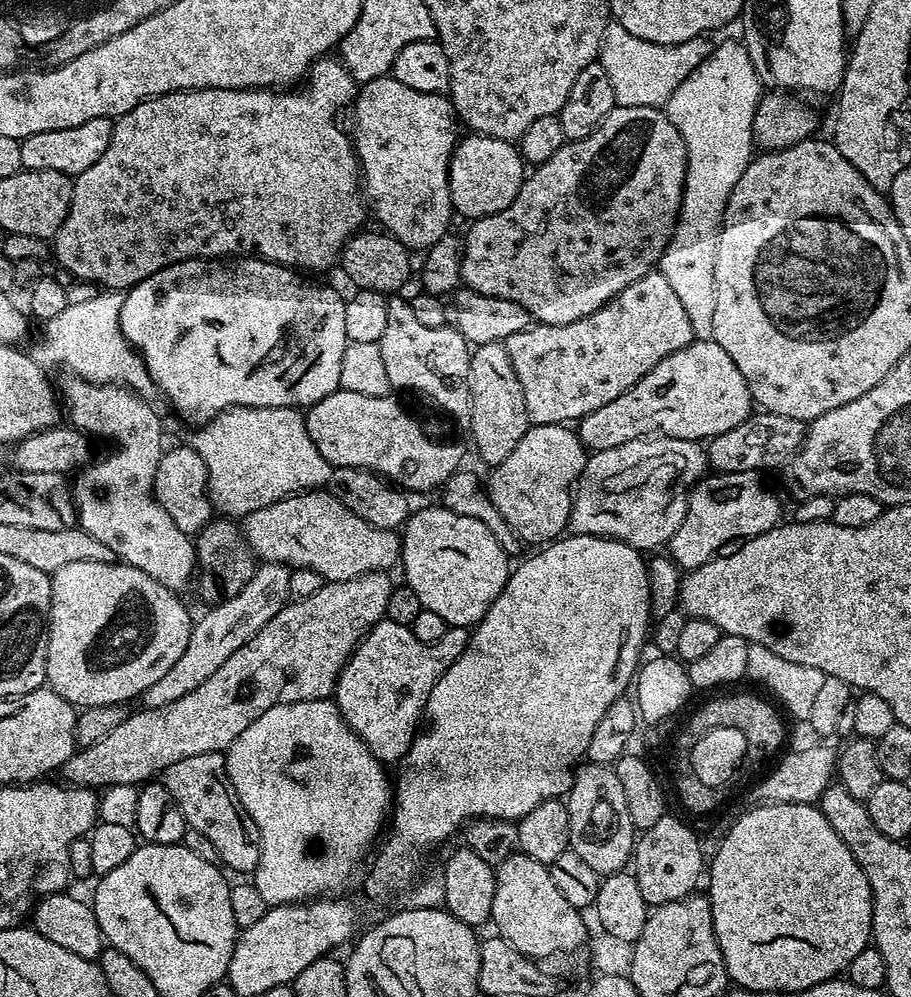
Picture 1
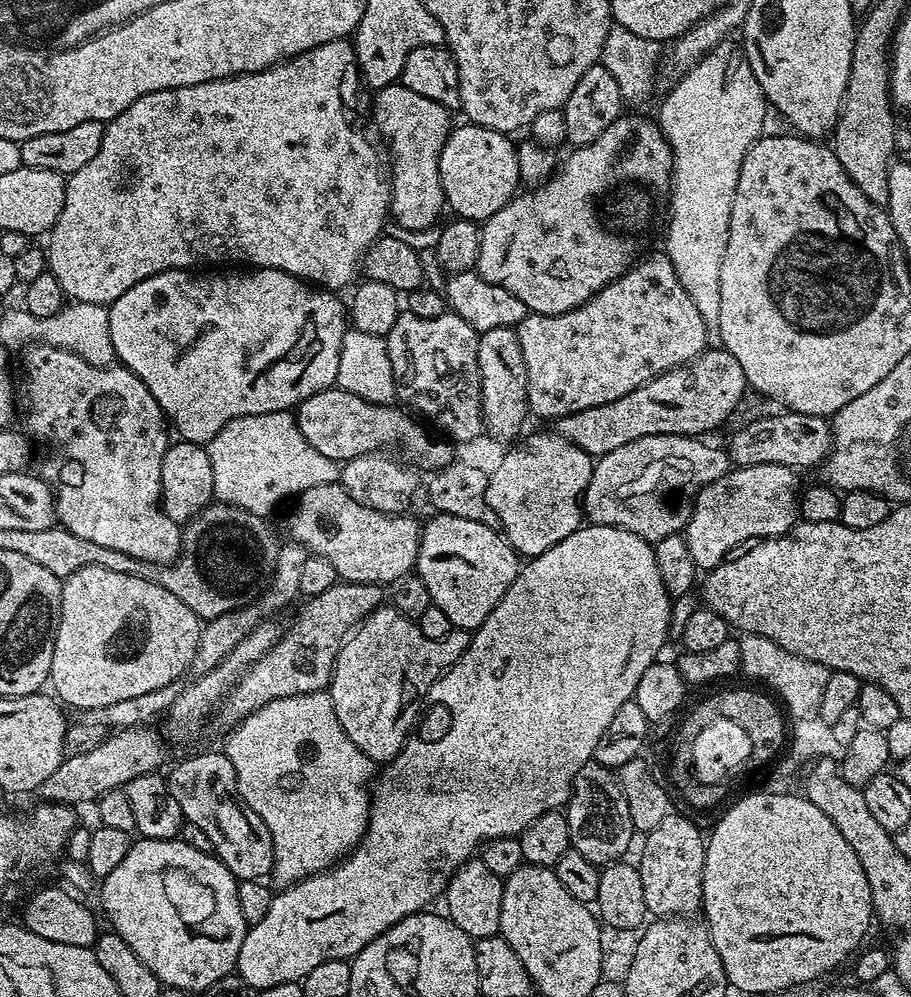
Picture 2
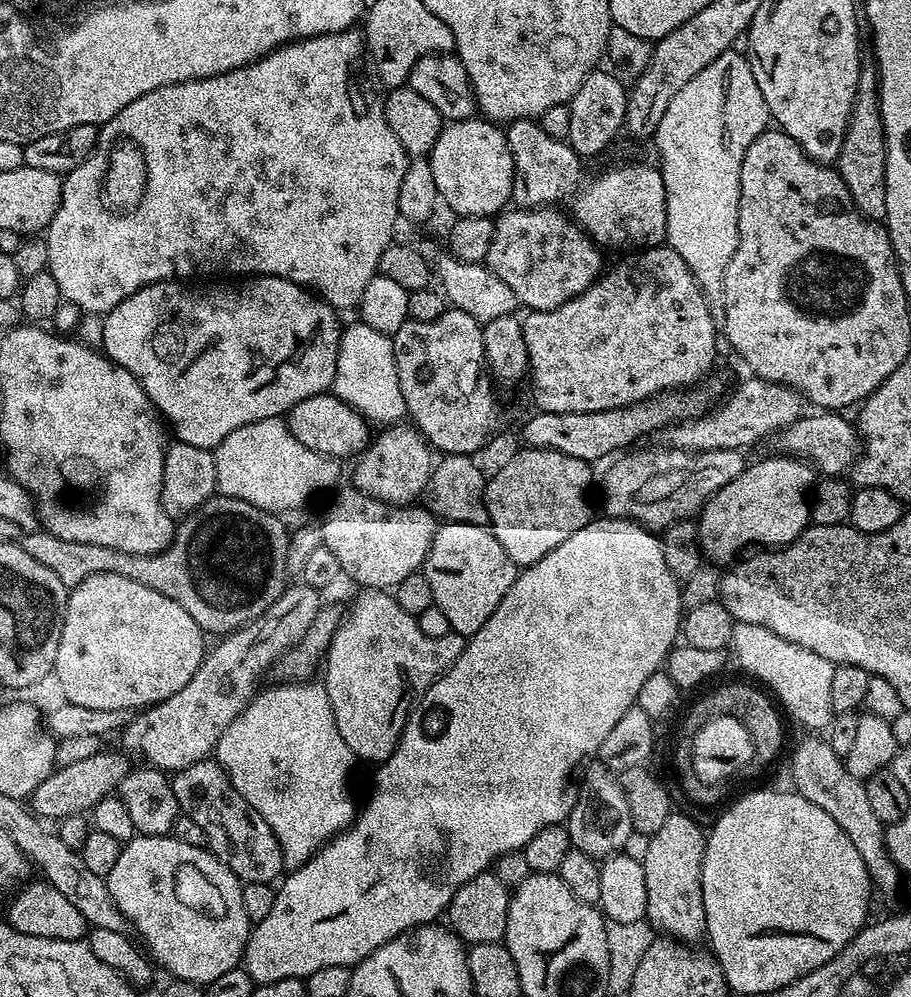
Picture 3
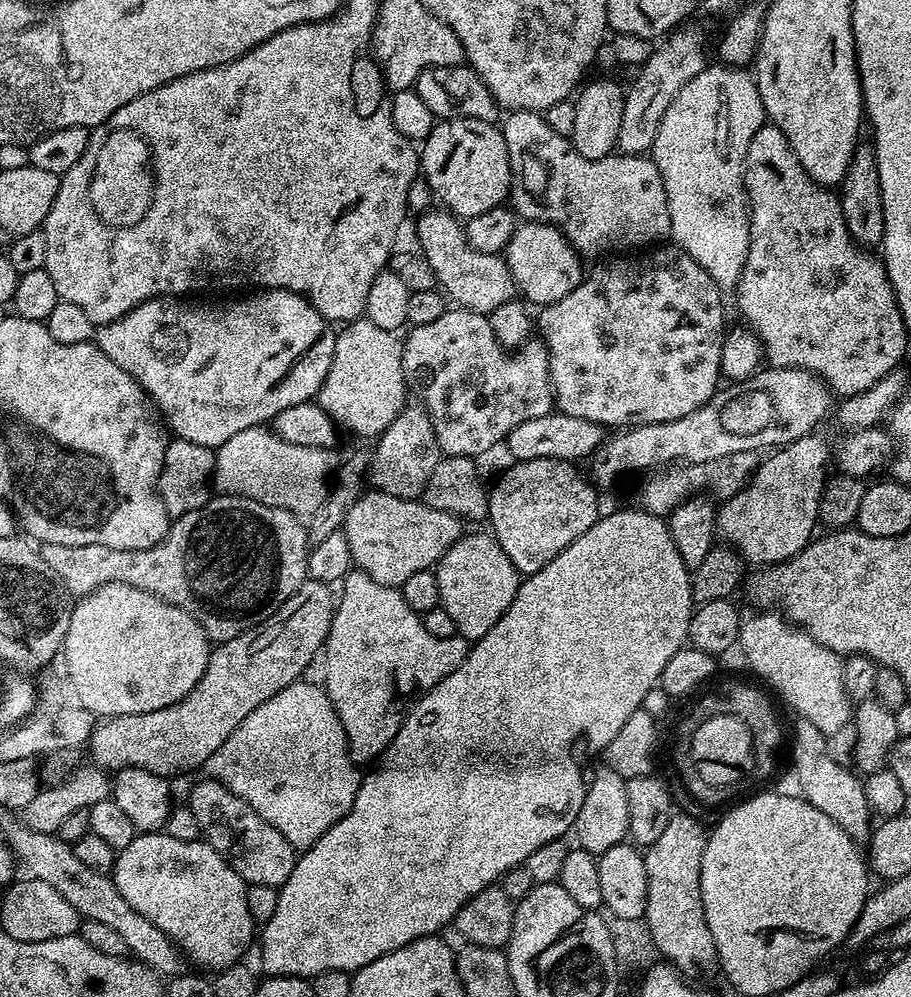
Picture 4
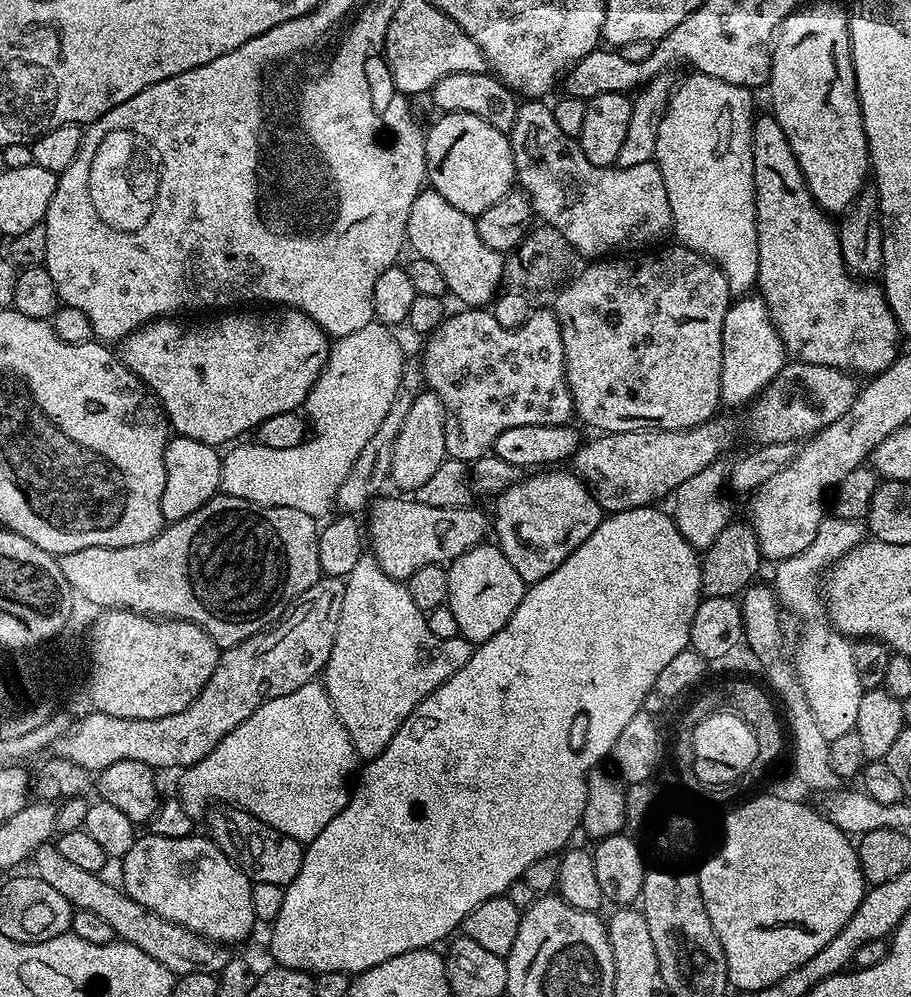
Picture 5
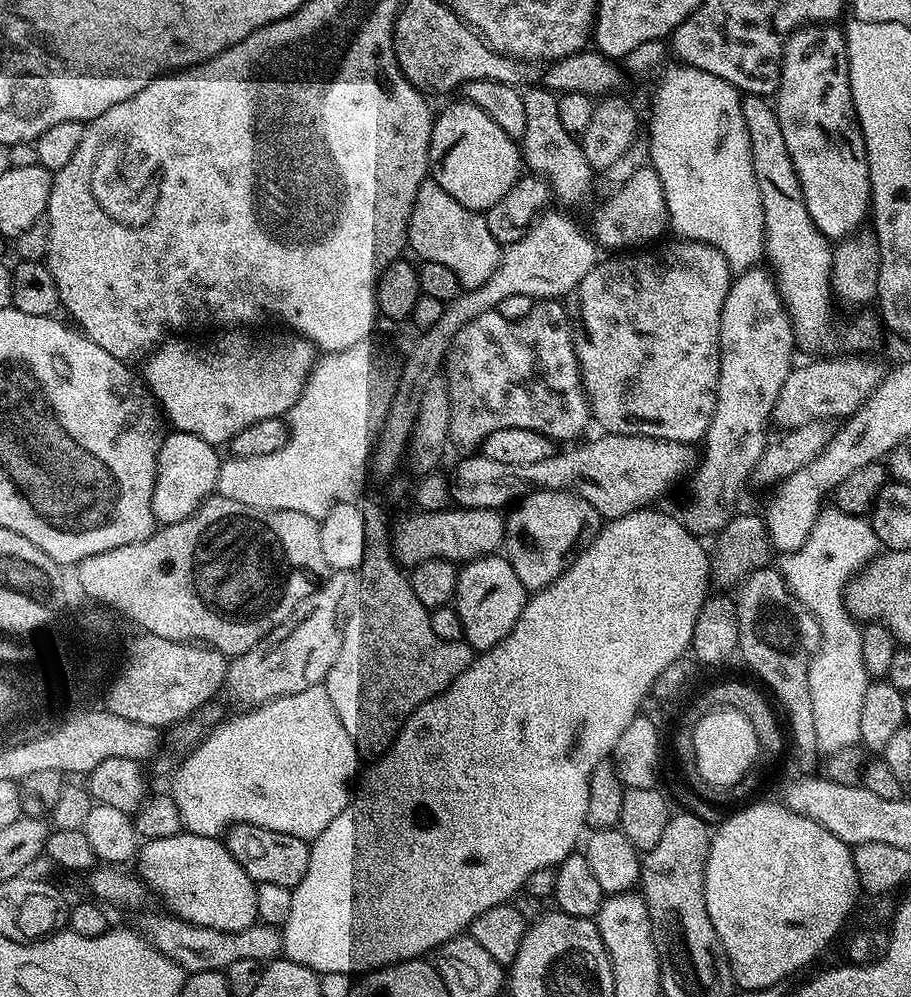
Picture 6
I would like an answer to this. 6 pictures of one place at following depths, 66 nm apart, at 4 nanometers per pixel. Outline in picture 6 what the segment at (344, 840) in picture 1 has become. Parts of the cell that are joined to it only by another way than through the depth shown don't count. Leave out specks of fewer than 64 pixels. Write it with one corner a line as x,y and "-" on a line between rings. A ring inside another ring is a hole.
319,684
302,690
302,694
270,700
239,714
211,729
171,773
170,795
184,828
199,836
219,837
230,826
253,824
309,842
316,840
346,810
350,789
357,779
356,767
362,763
350,734
346,734
346,726
342,726
334,710
334,702
330,702
330,694

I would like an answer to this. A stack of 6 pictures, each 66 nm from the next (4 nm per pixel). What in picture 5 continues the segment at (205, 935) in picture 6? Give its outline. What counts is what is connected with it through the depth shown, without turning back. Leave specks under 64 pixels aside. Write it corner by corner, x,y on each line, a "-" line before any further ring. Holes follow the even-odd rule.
49,842
36,851
34,857
35,875
42,882
54,886
62,898
66,898
76,910
90,910
99,914
111,926
117,938
125,940
127,944
138,946
138,950
150,954
154,962
162,962
166,970
170,970
173,977
179,978
186,974
210,974
216,976
234,958
233,953
225,945
216,944
204,936
194,934
158,914
154,914
146,906
134,902
127,892
107,884
103,875
82,870
74,866
66,857
57,850
55,843

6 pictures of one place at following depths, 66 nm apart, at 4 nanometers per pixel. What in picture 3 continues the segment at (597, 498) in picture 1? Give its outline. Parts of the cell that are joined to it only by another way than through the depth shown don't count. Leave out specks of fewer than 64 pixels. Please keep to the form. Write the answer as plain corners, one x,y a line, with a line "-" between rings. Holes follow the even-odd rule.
663,447
648,448
645,452
632,450
609,463
613,464
604,476
604,508
609,517
635,520
637,524
649,530
663,530
677,524
679,520
695,517
719,488
726,486
728,482
734,482
734,478
738,478
746,467
745,453
739,448
687,452
681,448

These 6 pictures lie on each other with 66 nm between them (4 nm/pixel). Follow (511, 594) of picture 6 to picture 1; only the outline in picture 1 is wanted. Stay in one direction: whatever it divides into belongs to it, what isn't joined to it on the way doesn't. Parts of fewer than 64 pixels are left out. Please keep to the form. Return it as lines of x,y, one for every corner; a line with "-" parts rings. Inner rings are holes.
443,507
420,508
411,513
402,525
400,536
399,567
404,567
403,583
414,594
418,594
421,608
434,610
454,628
471,629
479,624
481,618
490,610
494,598
502,594
508,581
510,571
510,556
502,546
495,541
494,534
480,520
470,517
460,517
454,511

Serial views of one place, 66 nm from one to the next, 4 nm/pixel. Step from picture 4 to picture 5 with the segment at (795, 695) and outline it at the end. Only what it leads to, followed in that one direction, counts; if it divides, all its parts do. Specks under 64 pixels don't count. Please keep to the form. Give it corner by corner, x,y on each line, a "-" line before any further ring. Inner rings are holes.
828,514
818,526
814,542
806,546
802,554
794,554
794,558
786,558
775,565
774,591
777,597
796,612
808,612
809,618
812,619
796,648
794,667
798,683
810,702
810,710
818,722
818,727
829,741
855,729
858,702
866,689
858,682
858,670
854,670
853,641
837,632
827,619
821,618
822,600
818,595
818,577
830,568
835,560
850,551
854,545
861,544
865,538
866,528
861,521
843,520
-
819,616
820,620
816,620

